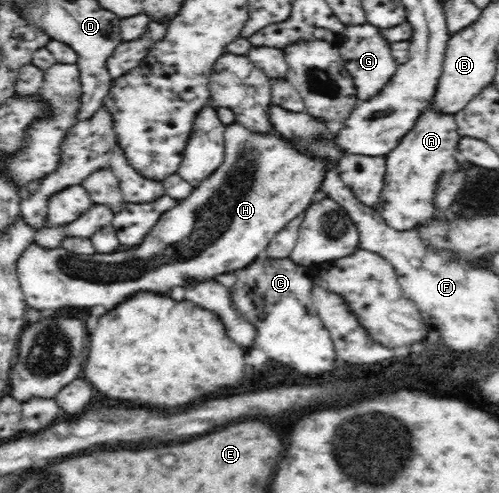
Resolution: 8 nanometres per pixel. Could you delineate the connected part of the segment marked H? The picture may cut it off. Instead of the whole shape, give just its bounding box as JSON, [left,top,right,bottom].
[16,122,327,315]

